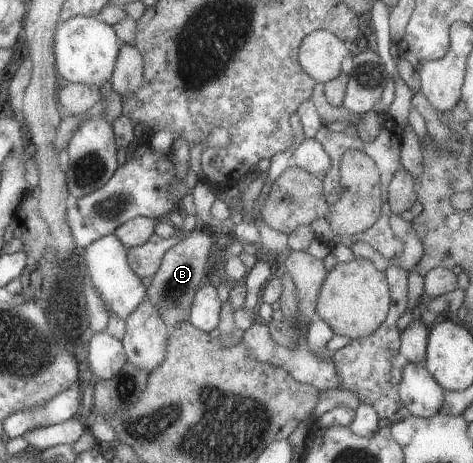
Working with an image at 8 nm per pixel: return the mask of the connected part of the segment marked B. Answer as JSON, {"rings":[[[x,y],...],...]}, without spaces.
{"rings":[[[194,229],[191,235],[185,236],[165,251],[157,271],[153,273],[151,284],[145,289],[145,297],[149,299],[149,303],[153,303],[153,307],[157,309],[157,313],[169,329],[181,321],[187,322],[193,297],[204,284],[205,277],[211,269],[208,258],[212,242],[210,236]]]}

